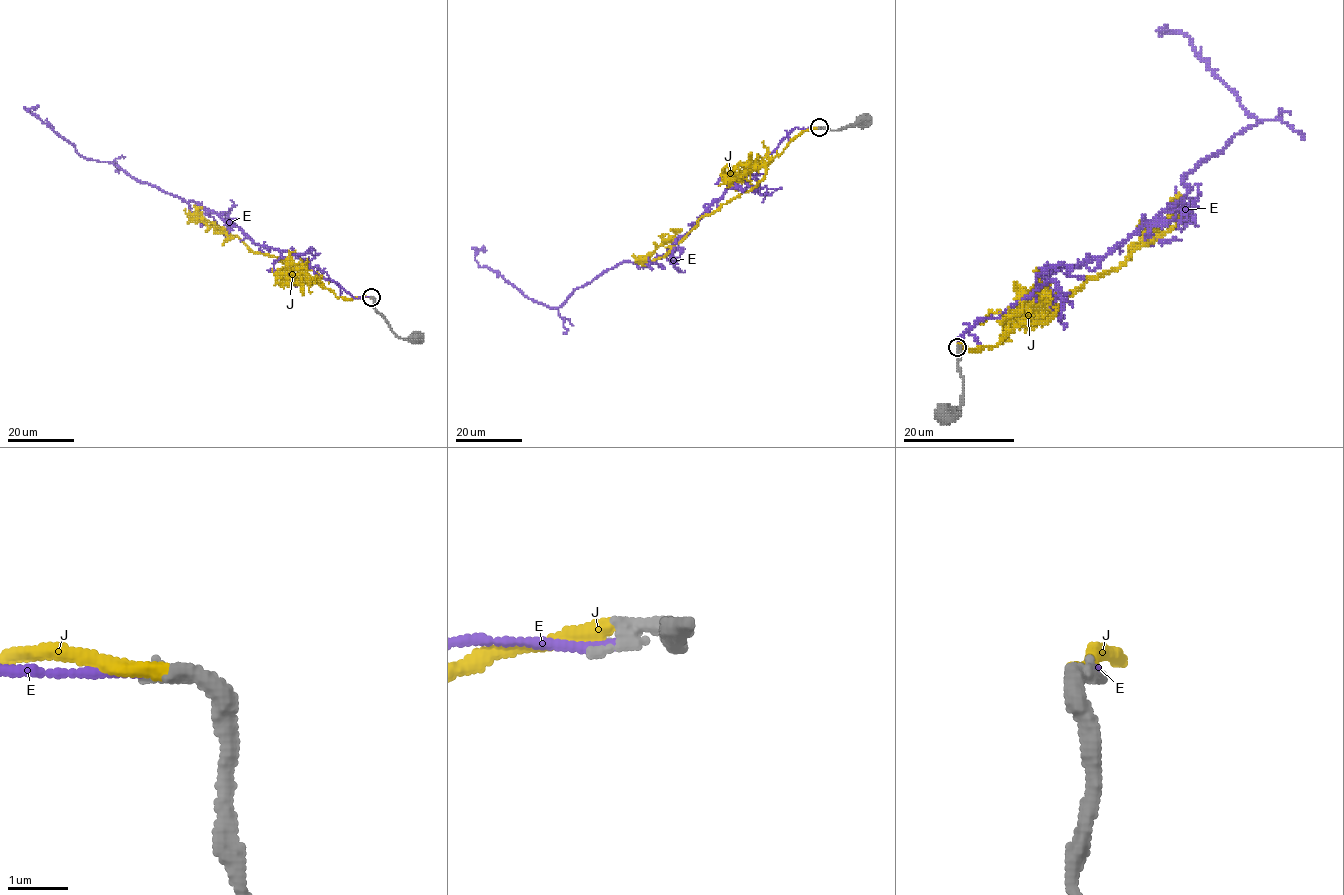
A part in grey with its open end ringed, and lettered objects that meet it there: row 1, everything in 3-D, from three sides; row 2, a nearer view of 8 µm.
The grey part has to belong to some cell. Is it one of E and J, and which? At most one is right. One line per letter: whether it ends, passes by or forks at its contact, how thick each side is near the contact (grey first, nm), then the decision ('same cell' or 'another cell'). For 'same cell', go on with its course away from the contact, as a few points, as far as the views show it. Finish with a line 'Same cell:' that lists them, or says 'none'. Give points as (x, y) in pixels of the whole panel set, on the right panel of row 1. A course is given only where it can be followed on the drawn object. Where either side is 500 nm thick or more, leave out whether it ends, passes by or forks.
E: it ends | 280/160 nm | another cell
J: it ends | 320/260 nm | same cell | via (957, 346), (993, 346), (1018, 323), (1043, 323), (1087, 279), (1175, 224), (1177, 211), (1129, 260)
Same cell: J

